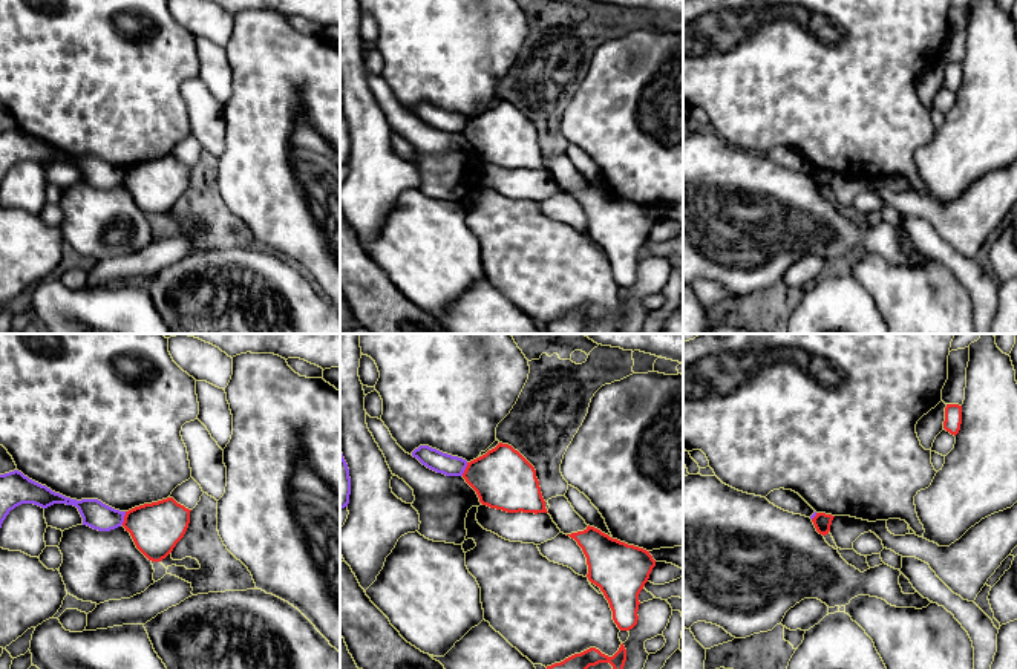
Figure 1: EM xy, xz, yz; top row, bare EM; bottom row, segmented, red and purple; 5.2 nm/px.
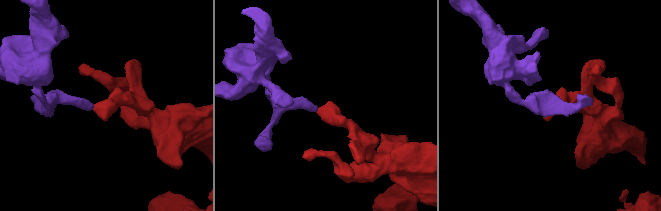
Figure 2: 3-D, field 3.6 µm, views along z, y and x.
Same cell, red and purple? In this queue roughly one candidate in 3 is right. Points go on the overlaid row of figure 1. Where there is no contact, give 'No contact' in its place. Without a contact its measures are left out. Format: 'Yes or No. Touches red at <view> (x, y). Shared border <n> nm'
No. Touches red at xy (124, 518). Shared border 80 nm

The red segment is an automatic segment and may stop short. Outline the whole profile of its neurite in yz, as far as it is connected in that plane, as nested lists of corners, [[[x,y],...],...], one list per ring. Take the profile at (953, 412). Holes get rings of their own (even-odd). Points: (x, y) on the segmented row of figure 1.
[[[947,404],[943,429],[956,436],[960,430],[960,424],[962,424],[962,406]]]

